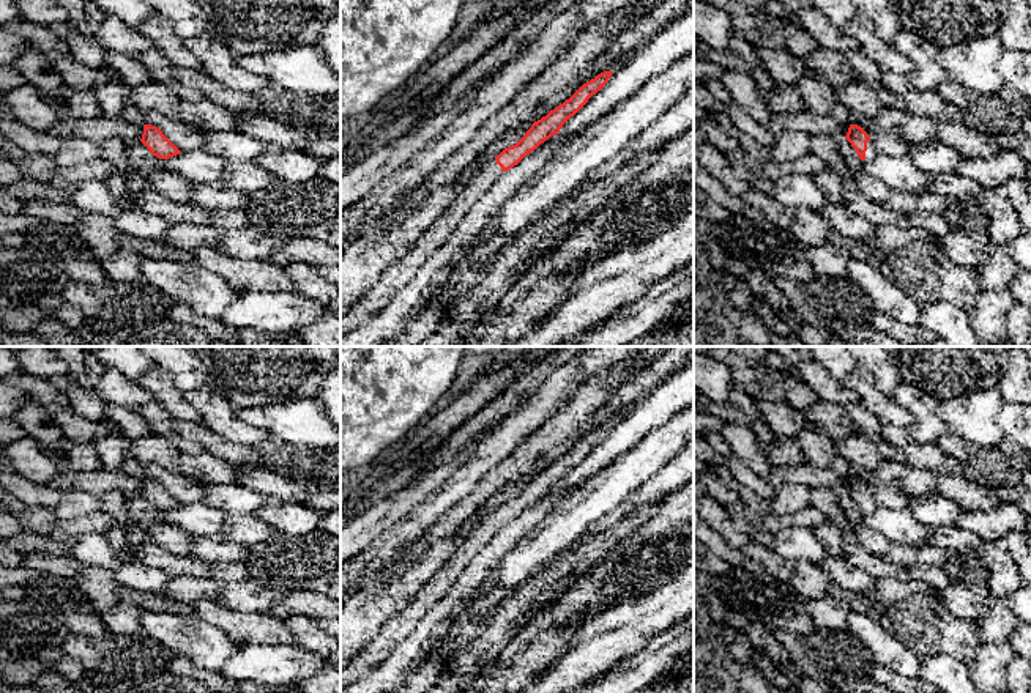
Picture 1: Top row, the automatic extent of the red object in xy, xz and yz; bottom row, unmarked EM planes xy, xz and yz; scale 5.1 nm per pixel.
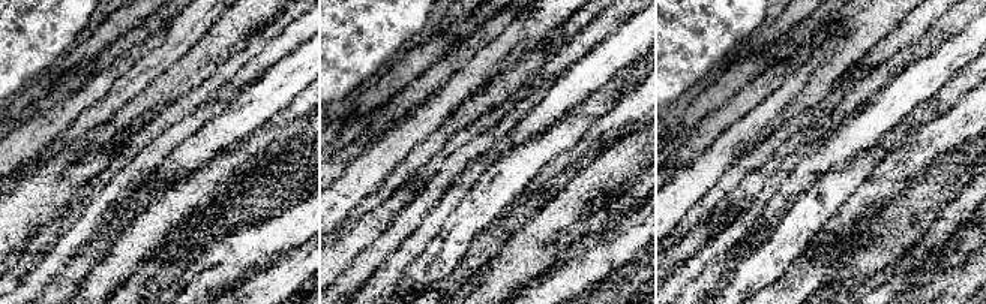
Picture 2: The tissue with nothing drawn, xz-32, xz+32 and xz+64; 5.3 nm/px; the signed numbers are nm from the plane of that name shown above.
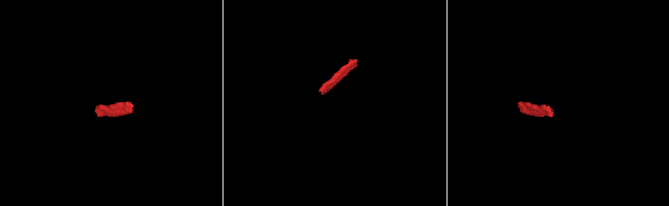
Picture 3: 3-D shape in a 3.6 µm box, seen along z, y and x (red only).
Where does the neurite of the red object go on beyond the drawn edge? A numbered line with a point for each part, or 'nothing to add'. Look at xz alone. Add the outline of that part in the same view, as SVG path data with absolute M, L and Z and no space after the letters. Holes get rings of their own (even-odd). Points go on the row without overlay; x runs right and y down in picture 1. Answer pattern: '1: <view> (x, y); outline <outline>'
1: xz (394, 630); outline M495 512L471 528L465 540L446 559L443 567L419 587L413 600L345 666L341 668L341 691L378 666L388 654L418 625L424 614L446 594L452 581L471 562L476 553L501 529Z

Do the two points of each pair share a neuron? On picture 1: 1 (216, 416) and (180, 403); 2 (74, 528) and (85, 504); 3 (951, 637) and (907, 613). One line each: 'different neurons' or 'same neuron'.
1: different neurons
2: different neurons
3: same neuron

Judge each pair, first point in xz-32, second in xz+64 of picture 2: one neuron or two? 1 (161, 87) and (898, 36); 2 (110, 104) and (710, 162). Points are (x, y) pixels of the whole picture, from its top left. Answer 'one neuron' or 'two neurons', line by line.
1: two neurons
2: one neuron

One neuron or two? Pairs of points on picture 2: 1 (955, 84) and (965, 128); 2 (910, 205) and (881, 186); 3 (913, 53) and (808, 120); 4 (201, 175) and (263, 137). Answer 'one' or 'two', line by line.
1: two
2: two
3: two
4: one

